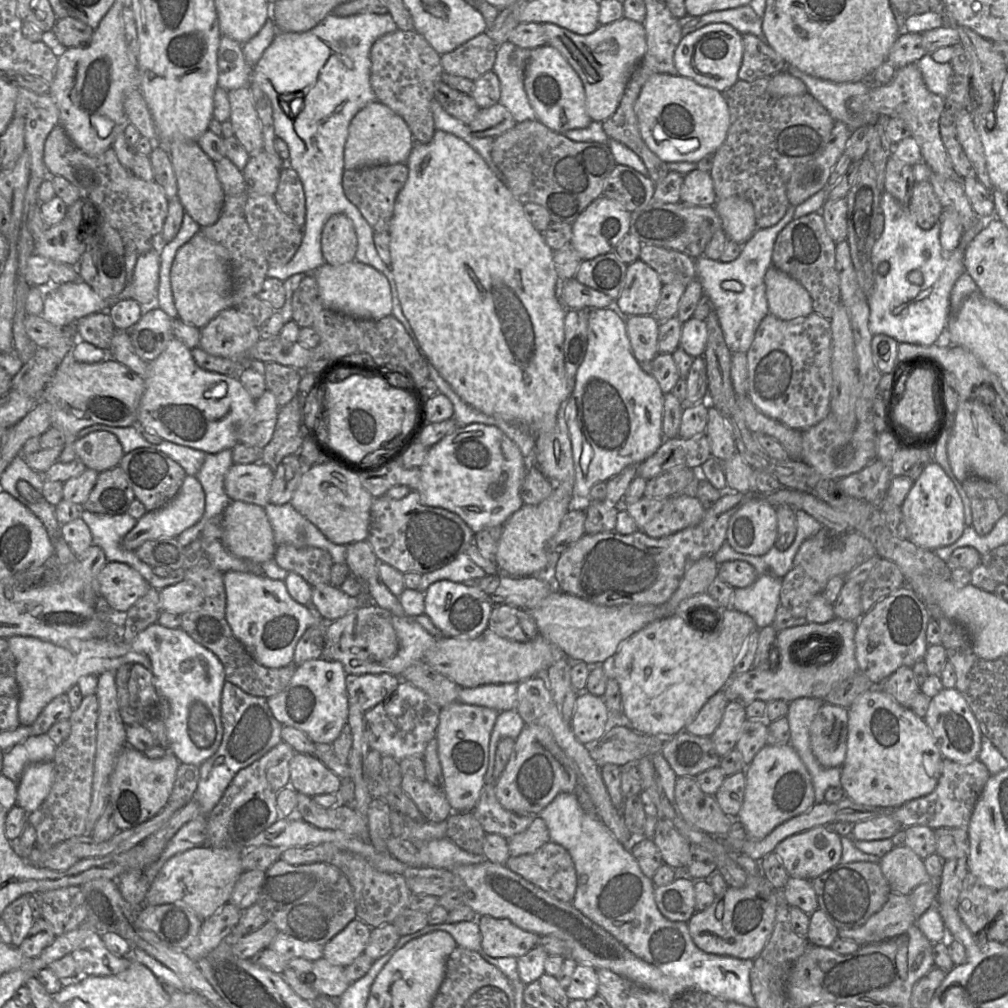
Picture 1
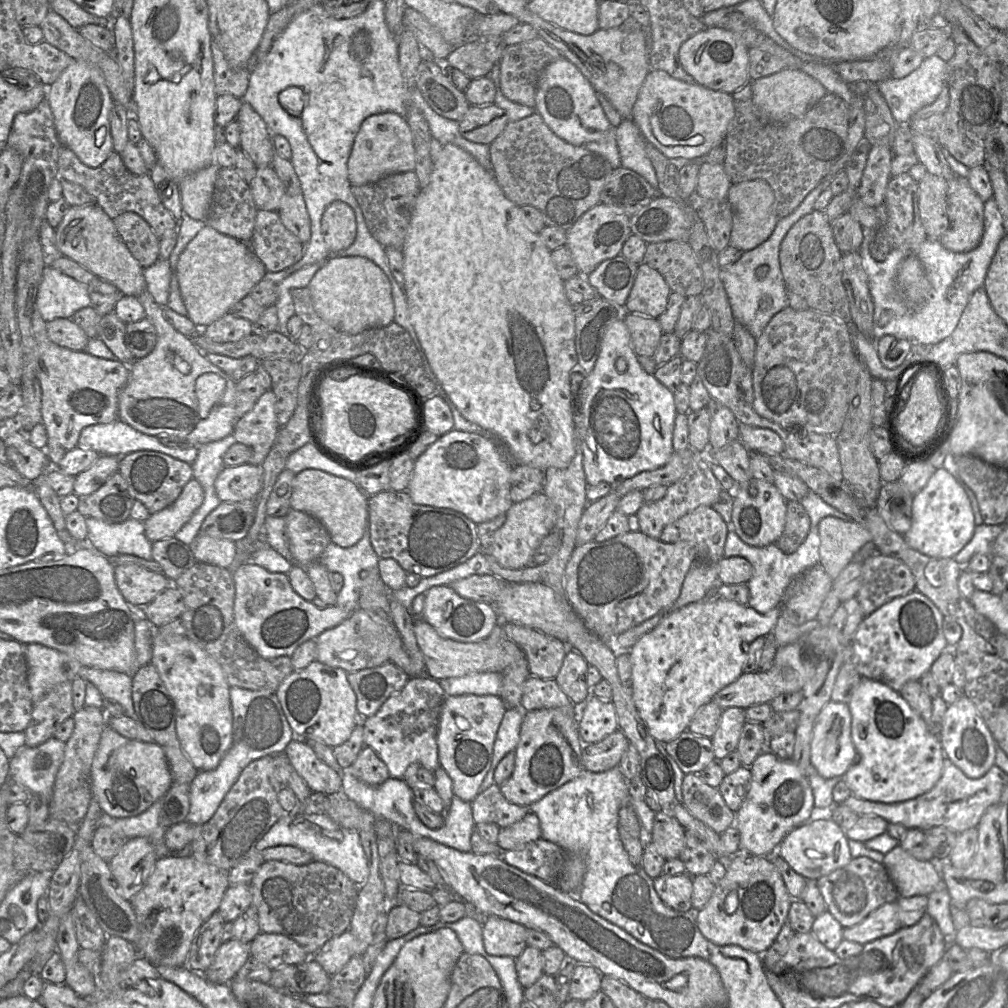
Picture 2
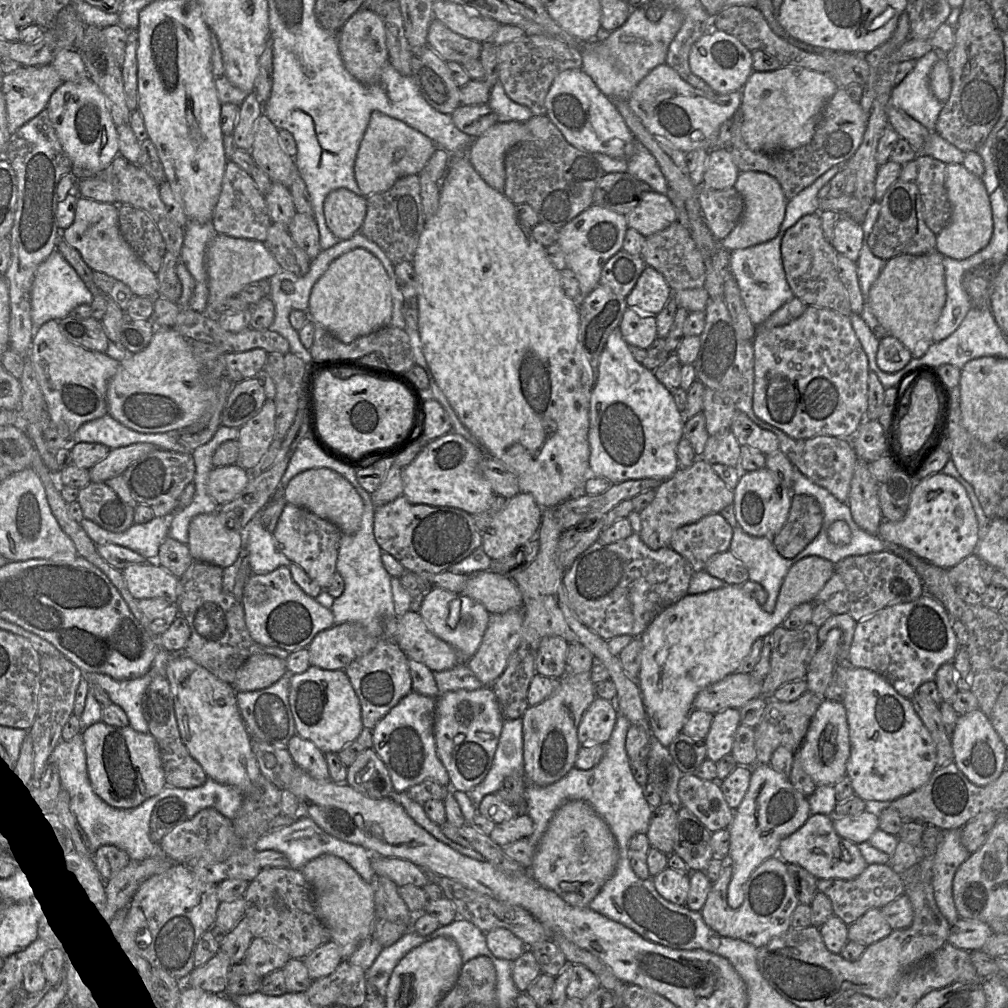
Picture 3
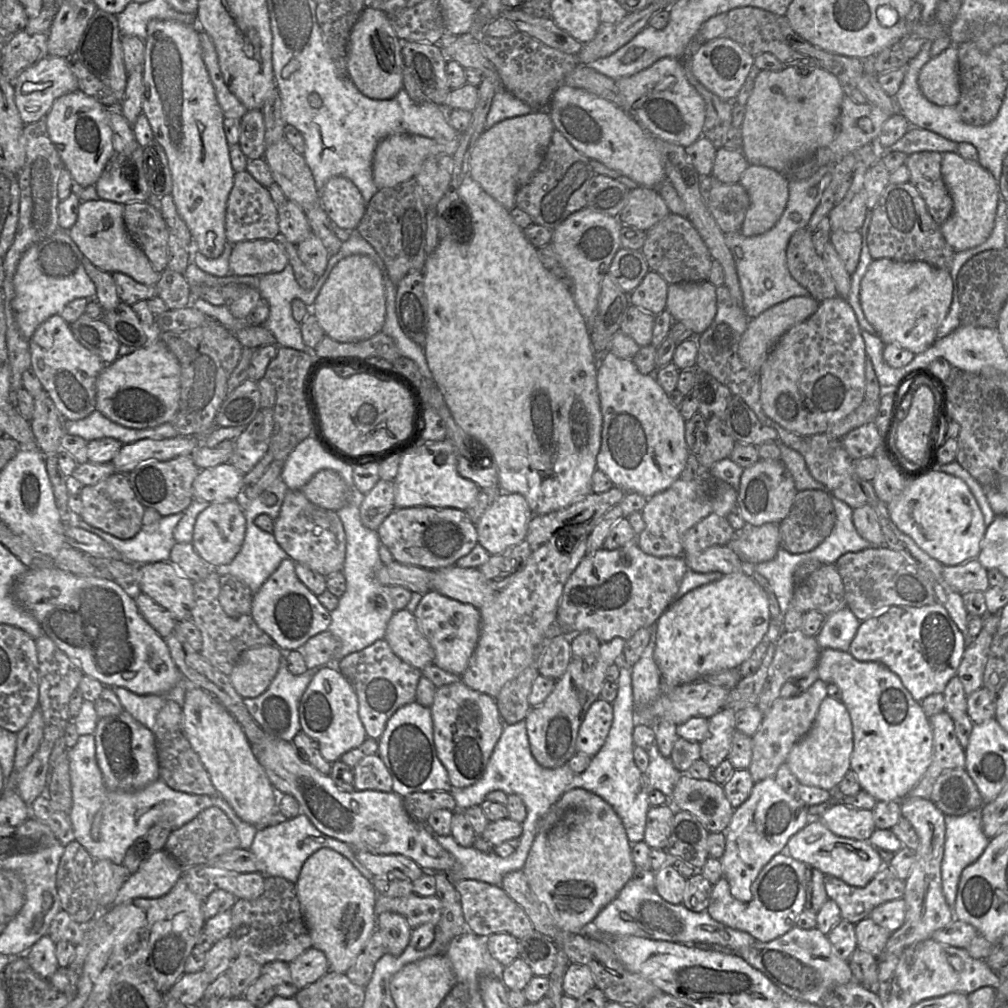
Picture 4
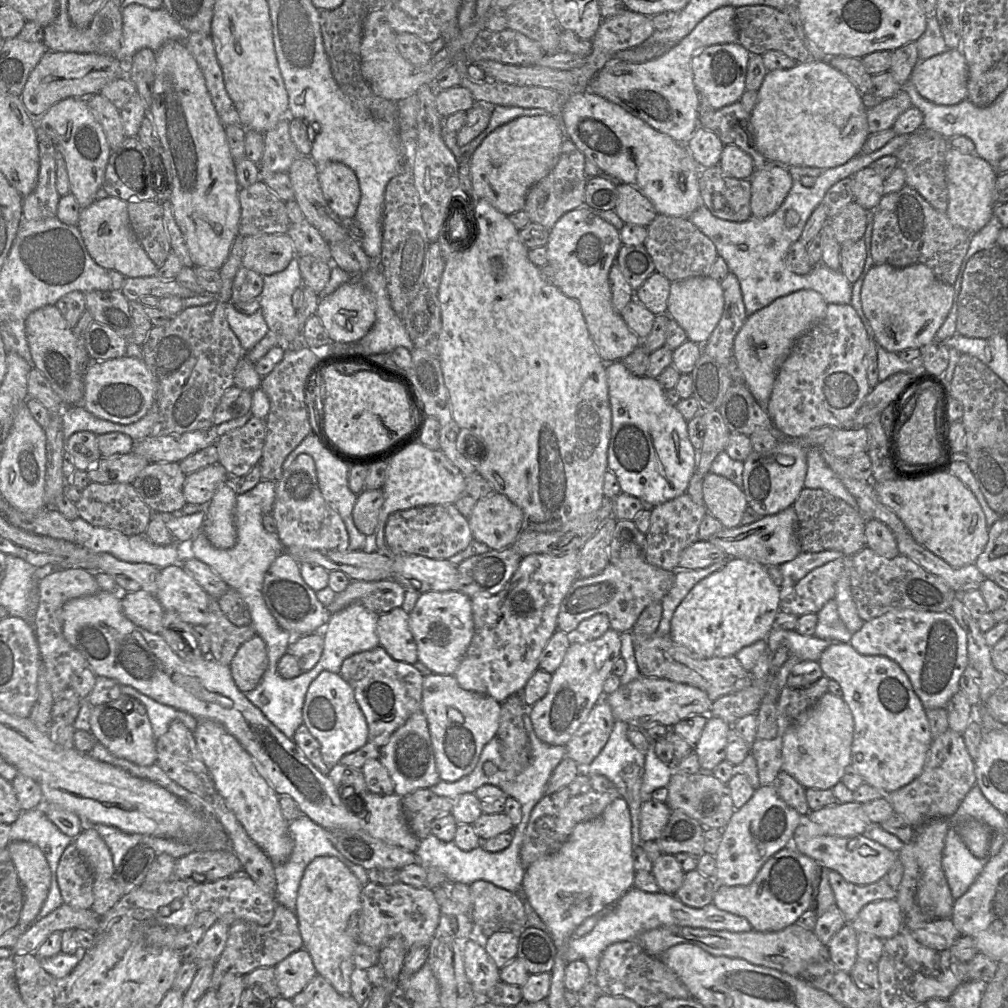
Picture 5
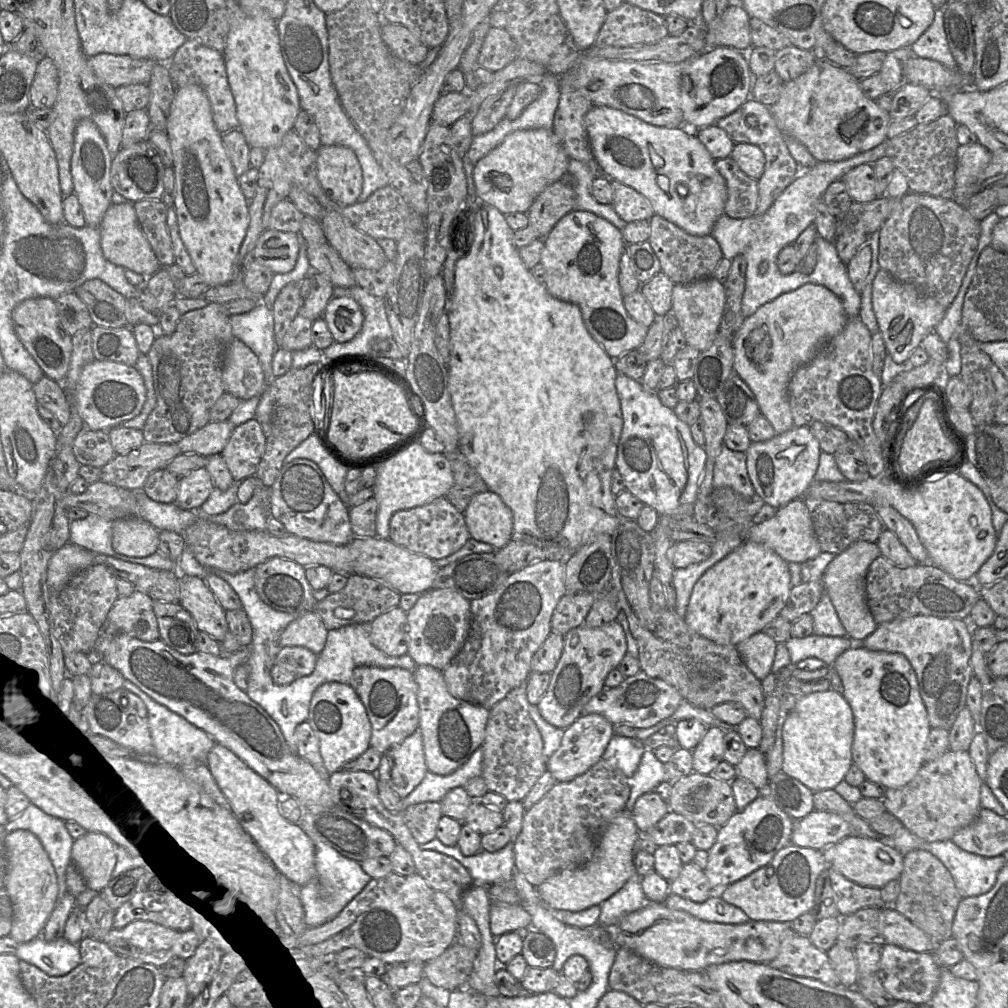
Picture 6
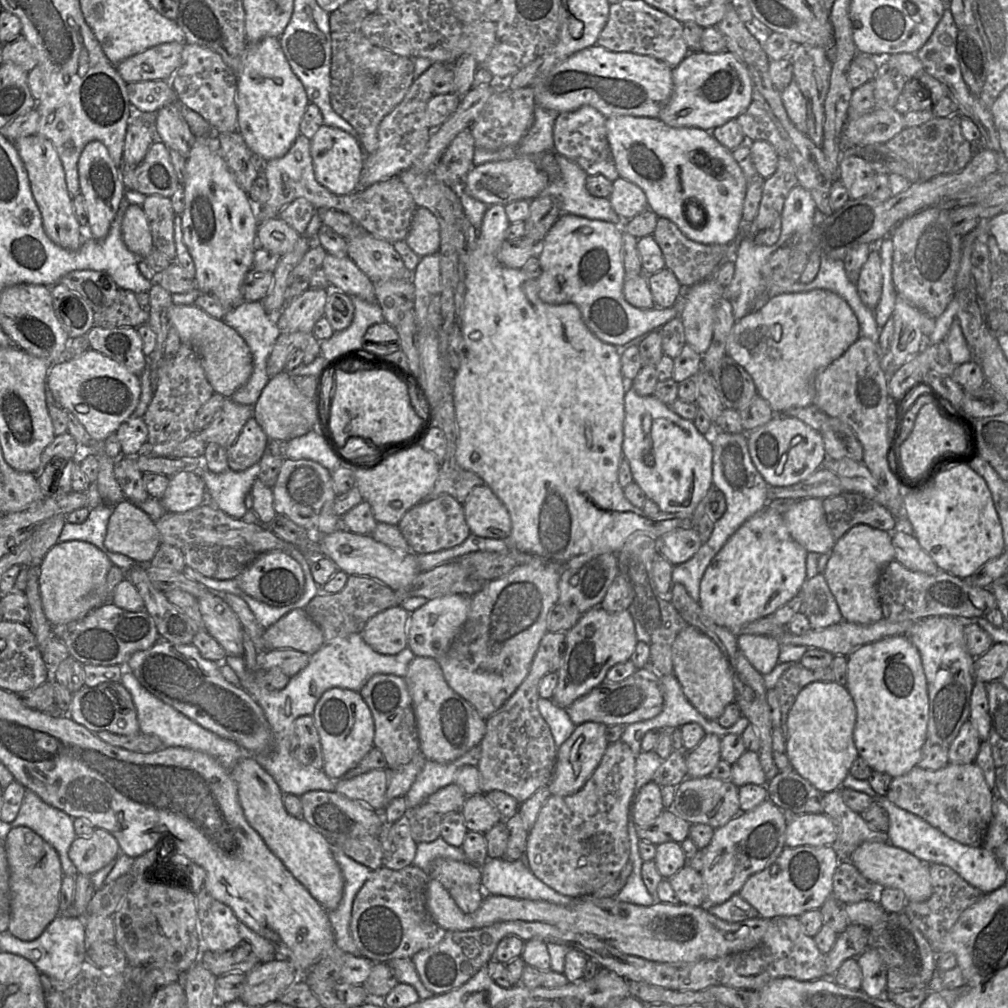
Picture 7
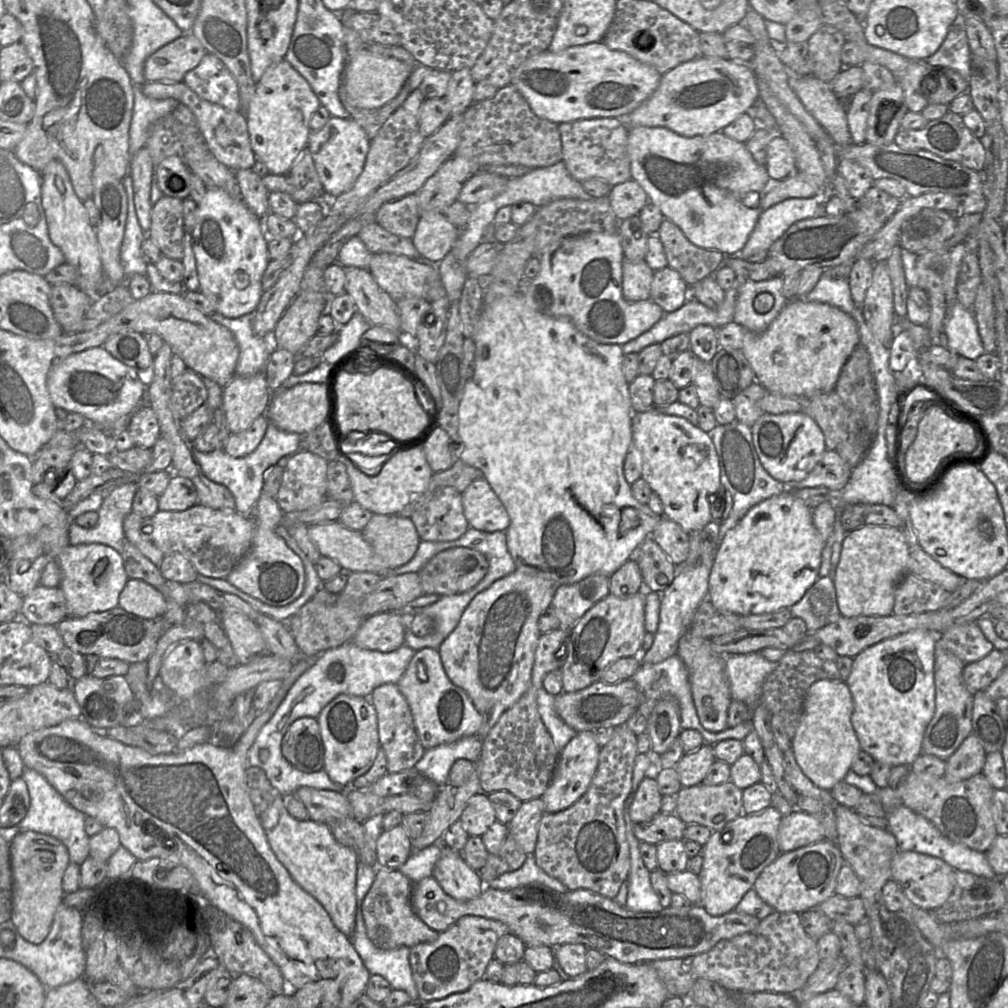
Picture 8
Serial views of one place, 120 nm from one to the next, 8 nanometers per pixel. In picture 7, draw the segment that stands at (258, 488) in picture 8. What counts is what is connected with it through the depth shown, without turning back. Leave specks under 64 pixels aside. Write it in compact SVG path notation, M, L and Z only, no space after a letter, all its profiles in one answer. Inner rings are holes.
M198 460L197 466L206 486L207 501L227 515L241 519L248 511L244 500L258 478L259 462L244 471L227 469L222 473L211 472Z

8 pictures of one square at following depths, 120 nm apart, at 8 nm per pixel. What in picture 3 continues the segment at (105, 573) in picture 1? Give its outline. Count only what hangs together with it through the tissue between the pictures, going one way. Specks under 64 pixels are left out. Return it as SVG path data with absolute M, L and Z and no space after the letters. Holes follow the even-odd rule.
M157 561L133 564L123 569L122 575L129 592L136 600L164 598L178 603L179 578Z

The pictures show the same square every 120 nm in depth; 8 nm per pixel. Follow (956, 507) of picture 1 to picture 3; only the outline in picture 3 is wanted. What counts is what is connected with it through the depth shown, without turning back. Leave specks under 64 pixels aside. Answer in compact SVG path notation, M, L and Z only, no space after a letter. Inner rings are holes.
M938 472L913 486L904 518L883 520L877 536L888 545L898 545L937 567L950 569L975 552L982 532L966 489L955 478Z

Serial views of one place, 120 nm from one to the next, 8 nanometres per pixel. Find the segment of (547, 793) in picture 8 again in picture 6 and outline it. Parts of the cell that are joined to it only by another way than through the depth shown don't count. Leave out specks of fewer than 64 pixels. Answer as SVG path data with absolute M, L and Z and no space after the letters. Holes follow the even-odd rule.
M597 713L581 715L564 730L560 747L547 760L547 770L557 782L567 782L582 775L602 758L613 734L613 724L604 716Z

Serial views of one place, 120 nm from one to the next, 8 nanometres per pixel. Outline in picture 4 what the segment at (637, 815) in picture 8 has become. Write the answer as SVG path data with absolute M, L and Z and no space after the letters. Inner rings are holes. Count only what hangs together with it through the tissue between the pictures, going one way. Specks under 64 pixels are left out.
M668 802L660 806L650 806L644 831L644 842L651 849L665 850L671 834L675 808Z

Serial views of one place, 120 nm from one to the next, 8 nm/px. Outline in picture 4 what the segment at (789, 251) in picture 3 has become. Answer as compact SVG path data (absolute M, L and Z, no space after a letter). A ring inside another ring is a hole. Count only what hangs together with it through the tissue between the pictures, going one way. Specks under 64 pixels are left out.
M807 227L797 230L790 238L787 250L787 267L792 277L819 302L838 296L821 255L817 254L812 240L813 232Z

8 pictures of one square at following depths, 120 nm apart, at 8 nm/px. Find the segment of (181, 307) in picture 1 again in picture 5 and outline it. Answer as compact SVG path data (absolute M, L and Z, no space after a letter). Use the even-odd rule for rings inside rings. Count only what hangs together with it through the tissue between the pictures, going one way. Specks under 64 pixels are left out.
M263 234L245 237L242 267L262 276L276 274L287 268L296 256L287 234Z

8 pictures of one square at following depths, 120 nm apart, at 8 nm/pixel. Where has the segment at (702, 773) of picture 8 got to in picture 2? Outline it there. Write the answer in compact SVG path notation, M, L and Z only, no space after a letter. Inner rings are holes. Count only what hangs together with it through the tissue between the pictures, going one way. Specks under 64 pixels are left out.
M729 707L723 710L718 727L711 737L716 761L720 761L736 750L746 721L745 709Z

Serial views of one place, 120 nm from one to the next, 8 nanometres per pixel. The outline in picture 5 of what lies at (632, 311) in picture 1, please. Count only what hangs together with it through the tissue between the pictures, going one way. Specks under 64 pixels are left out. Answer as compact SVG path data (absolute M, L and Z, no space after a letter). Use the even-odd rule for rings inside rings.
M655 271L634 291L634 300L640 302L654 315L667 313L671 281Z

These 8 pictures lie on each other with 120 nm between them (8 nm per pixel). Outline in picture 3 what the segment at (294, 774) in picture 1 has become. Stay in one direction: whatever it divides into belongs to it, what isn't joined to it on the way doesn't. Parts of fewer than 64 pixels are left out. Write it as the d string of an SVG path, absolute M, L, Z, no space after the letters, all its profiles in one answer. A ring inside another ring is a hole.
M299 735L292 736L286 746L295 765L318 780L330 780L324 753L313 742Z

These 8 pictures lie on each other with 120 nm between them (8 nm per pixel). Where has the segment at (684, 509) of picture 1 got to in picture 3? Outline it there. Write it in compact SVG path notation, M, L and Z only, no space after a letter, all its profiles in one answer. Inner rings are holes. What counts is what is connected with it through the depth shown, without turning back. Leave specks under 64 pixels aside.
M720 513L704 516L697 522L678 528L670 540L670 548L683 556L694 572L703 571L706 563L716 554L729 551L733 528Z

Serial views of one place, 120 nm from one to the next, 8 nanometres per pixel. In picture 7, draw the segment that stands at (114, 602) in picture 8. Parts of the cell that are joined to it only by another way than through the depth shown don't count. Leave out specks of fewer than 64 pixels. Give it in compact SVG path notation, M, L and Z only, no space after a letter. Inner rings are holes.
M85 541L58 542L39 566L39 590L44 614L52 626L78 621L102 604L96 590L104 585L113 563L99 548Z

